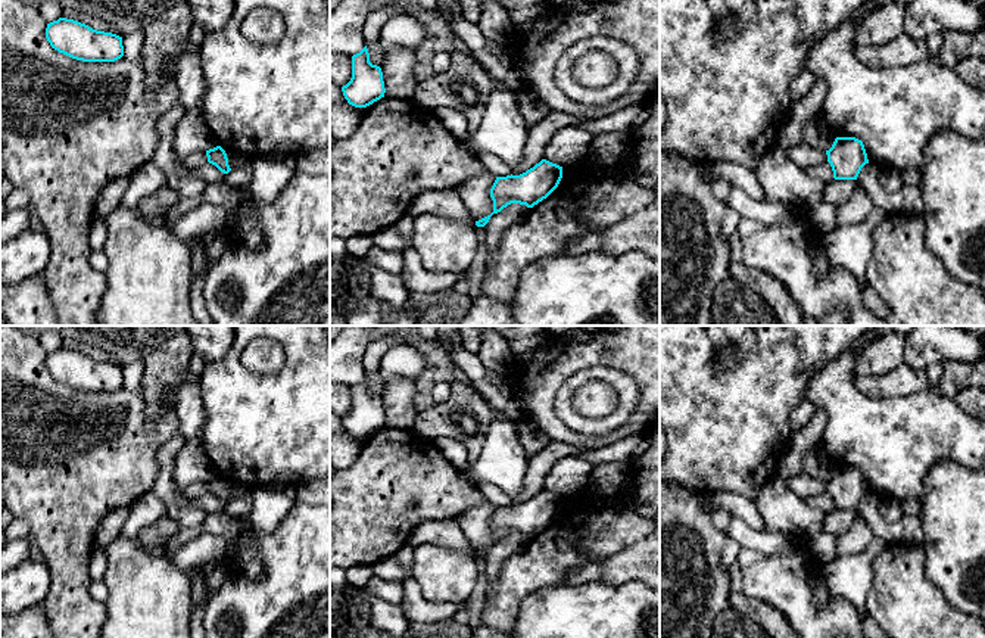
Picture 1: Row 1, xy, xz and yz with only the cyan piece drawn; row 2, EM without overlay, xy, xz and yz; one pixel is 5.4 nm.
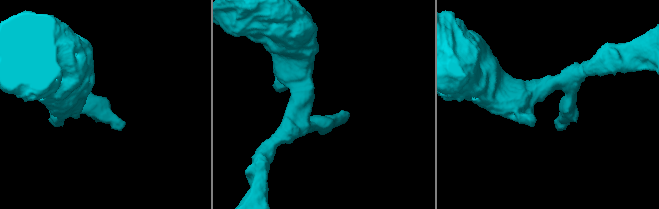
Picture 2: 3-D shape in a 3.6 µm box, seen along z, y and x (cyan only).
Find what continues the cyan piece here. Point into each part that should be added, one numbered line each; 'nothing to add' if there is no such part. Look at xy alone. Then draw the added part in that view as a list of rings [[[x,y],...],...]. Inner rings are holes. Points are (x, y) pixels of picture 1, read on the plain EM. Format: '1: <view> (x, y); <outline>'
nothing to add

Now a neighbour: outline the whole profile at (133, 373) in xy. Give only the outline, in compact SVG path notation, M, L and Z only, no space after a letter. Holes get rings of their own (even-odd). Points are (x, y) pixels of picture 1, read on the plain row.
M134 361L122 367L124 388L133 390L141 386L144 361Z

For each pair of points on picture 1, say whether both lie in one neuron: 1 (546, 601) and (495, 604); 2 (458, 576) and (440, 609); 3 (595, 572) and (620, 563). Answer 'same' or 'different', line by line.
1: different
2: different
3: different

